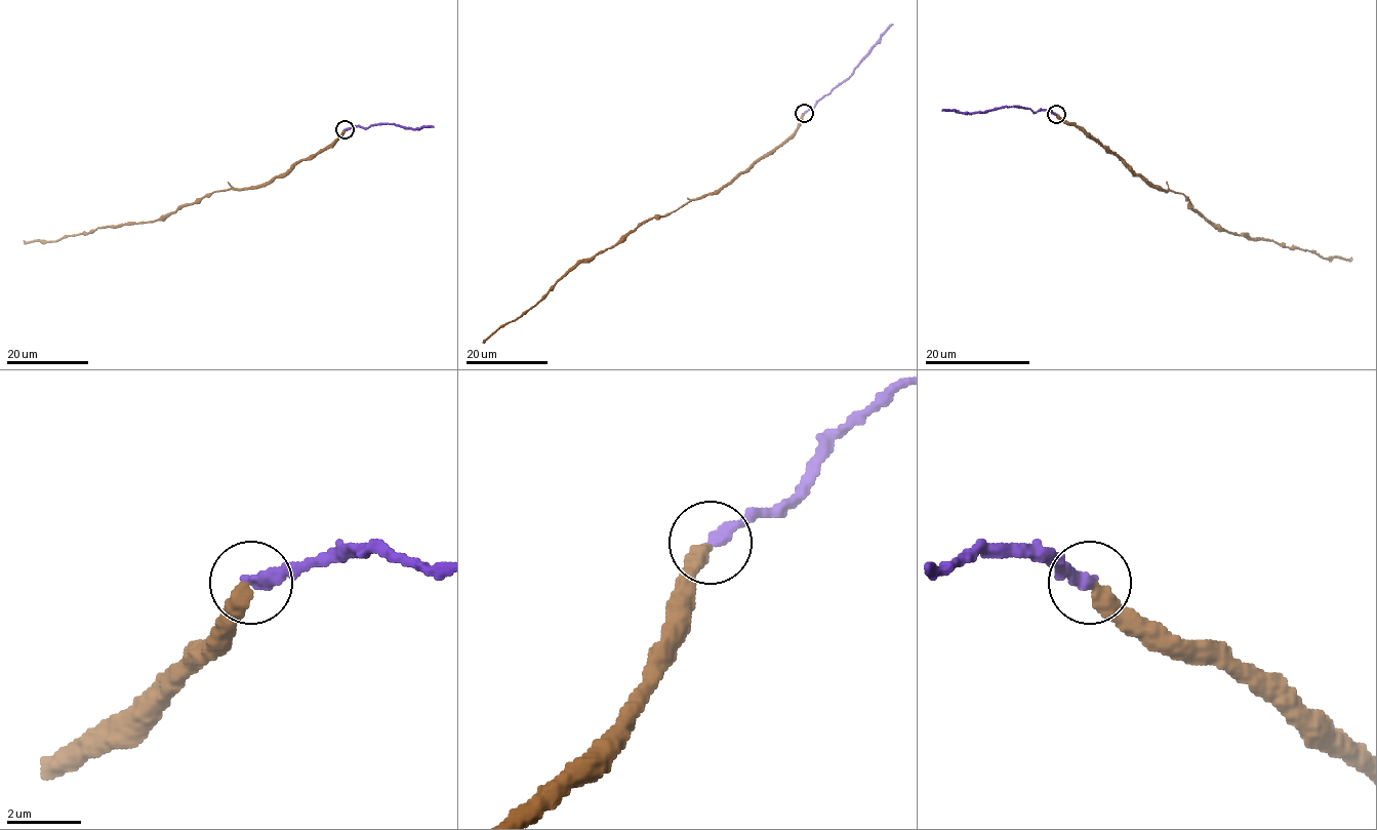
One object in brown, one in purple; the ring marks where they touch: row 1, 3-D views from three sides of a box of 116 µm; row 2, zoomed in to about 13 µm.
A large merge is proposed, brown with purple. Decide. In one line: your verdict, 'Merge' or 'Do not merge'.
Do not merge

